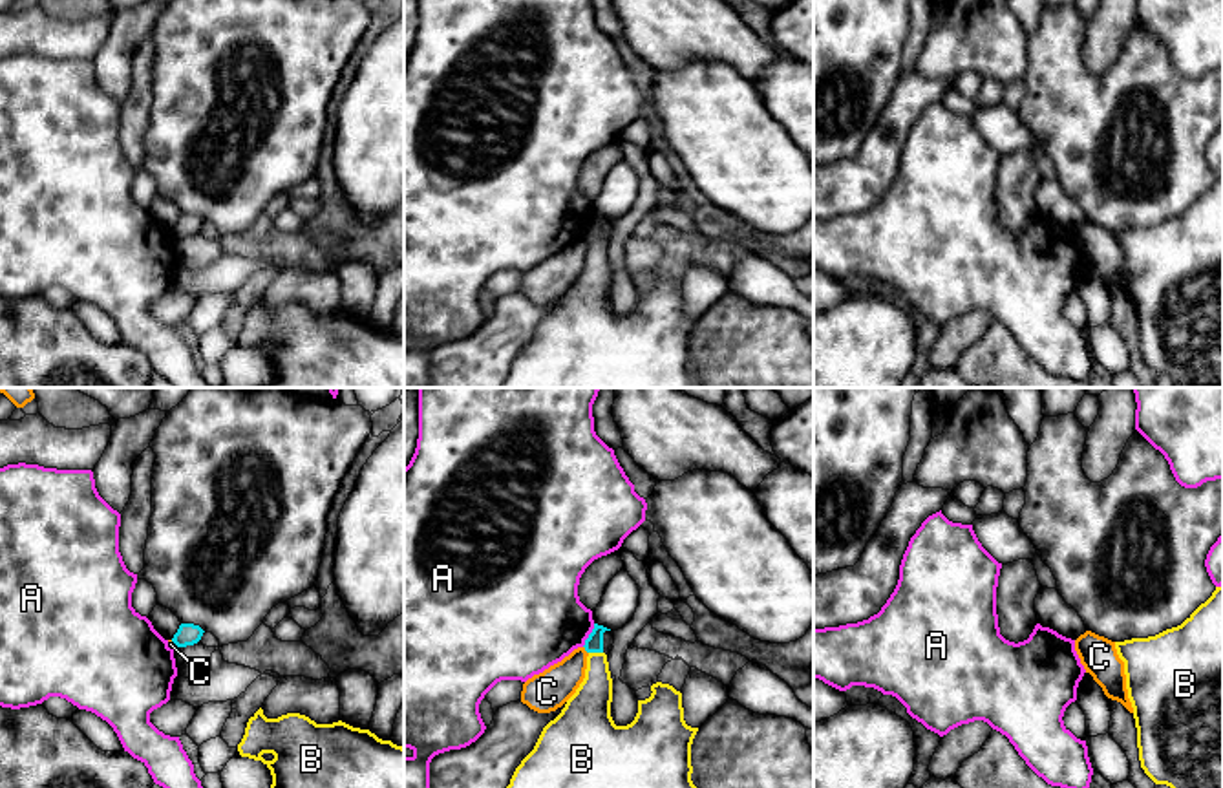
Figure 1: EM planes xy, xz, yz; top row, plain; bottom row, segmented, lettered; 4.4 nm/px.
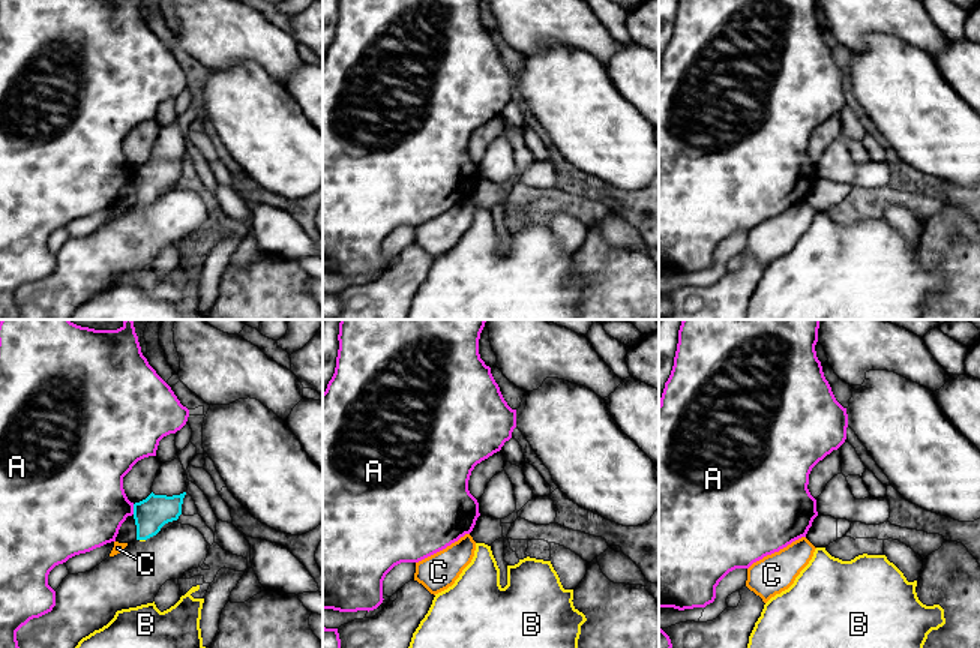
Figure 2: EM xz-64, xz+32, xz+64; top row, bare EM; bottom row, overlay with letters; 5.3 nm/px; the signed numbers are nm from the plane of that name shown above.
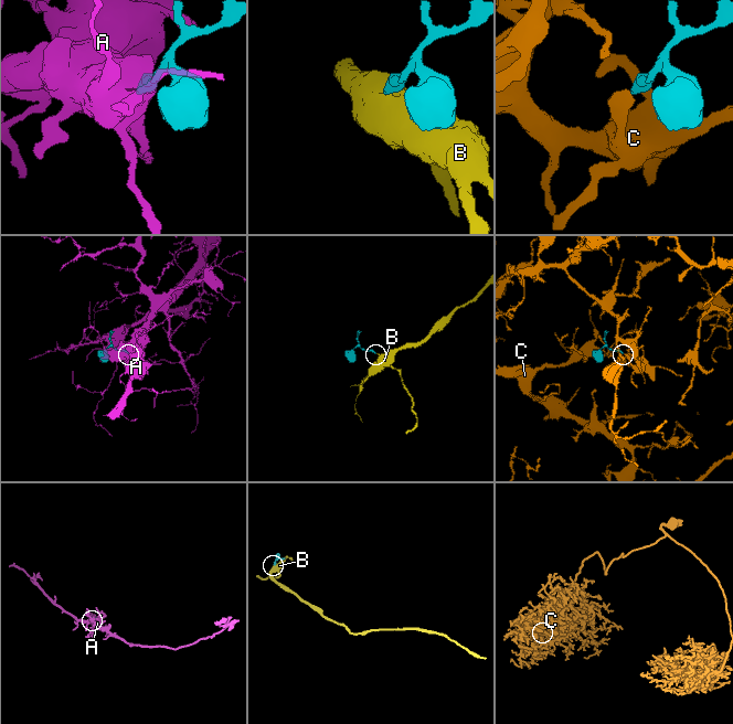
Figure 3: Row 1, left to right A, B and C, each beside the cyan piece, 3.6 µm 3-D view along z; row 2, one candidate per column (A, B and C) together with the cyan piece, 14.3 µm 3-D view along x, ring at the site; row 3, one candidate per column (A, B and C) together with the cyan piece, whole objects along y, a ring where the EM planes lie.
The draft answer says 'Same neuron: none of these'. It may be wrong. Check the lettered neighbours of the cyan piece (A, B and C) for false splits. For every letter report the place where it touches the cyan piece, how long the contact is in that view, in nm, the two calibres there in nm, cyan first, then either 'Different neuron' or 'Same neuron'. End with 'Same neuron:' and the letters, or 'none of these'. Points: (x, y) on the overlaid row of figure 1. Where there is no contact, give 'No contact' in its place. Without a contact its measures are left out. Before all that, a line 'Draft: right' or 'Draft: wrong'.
Draft: wrong
A: Touches cyan at xz (589, 635). Shared border 120 nm. Thickness 80 nm (cyan) against 420 nm. Different neuron
B: Touches cyan at xz (596, 651). Shared border 60 nm. Thickness 80 nm (cyan) against 180 nm. Same neuron
C: Touches cyan at xz (585, 649). Shared border 40 nm. Thickness 80 nm (cyan) against 170 nm. Different neuron
Same neuron: B

